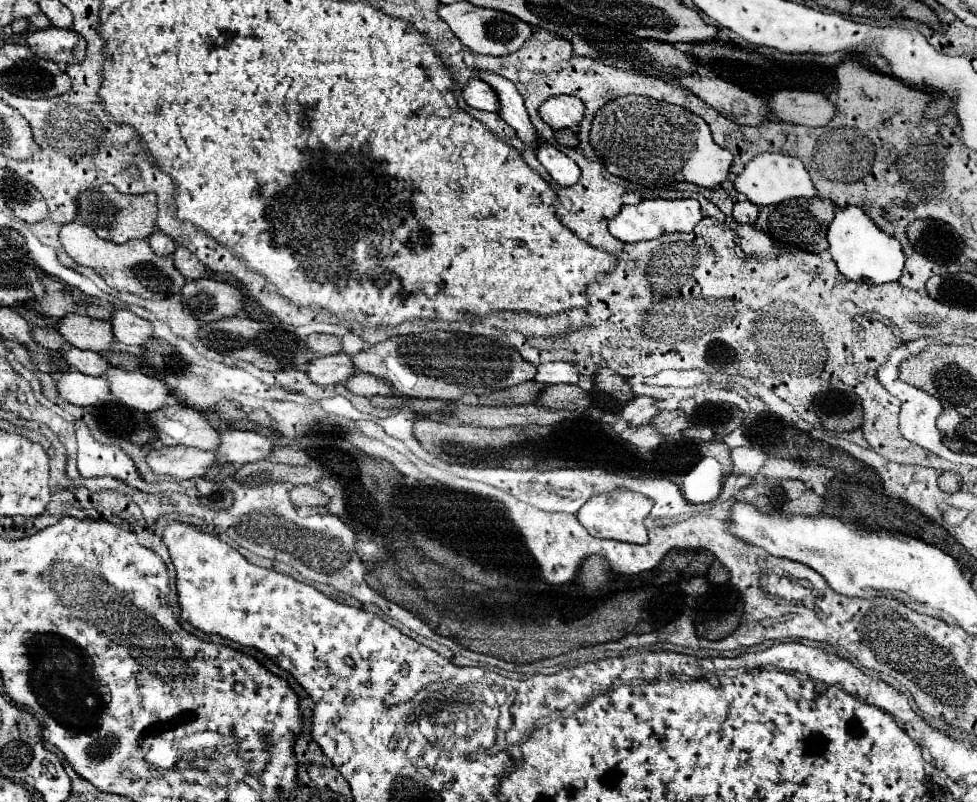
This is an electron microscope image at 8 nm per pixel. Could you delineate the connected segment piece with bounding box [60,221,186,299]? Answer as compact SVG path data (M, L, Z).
M72 221L60 229L60 243L78 265L94 269L116 291L128 291L144 299L166 299L170 295L178 295L186 283L186 279L174 269L172 259L154 255L148 241L128 241L124 245L116 245L100 239L84 223Z

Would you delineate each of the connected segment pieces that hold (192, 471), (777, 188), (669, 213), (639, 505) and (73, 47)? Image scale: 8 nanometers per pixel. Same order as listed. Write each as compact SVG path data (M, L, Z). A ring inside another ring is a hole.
M156 447L146 455L146 461L156 475L192 479L202 477L206 473L206 467L214 465L216 455L194 447Z
M762 153L754 157L746 169L736 177L734 187L738 193L746 195L748 201L756 205L770 205L770 203L782 203L786 199L796 199L796 197L814 197L816 189L810 181L808 171L804 169L802 161L798 157L788 157L780 153Z
M644 199L638 205L624 205L622 211L612 219L612 223L608 223L608 231L624 243L636 243L636 241L656 239L662 233L670 233L670 231L690 233L700 219L702 213L700 213L700 203L696 199L676 199L676 201Z
M616 489L612 493L602 493L602 495L590 497L582 505L582 509L578 511L578 521L586 527L586 531L592 537L616 539L616 541L624 541L624 543L644 545L644 543L648 543L648 533L646 533L646 527L644 527L644 519L648 517L652 505L654 505L652 499L648 499L644 495L636 495L628 489Z
M38 29L26 33L26 45L34 55L40 55L42 59L54 61L54 63L80 63L84 59L86 43L84 39L72 31L72 29Z

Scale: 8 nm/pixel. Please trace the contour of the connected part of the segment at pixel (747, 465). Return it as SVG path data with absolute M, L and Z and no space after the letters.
M736 447L732 449L730 457L732 457L732 473L746 477L754 477L768 459L768 455L760 447Z

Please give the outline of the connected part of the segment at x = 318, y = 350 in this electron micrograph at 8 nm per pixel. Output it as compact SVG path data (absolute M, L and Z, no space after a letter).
M310 335L306 339L306 347L314 355L330 355L340 351L340 341L332 335Z

